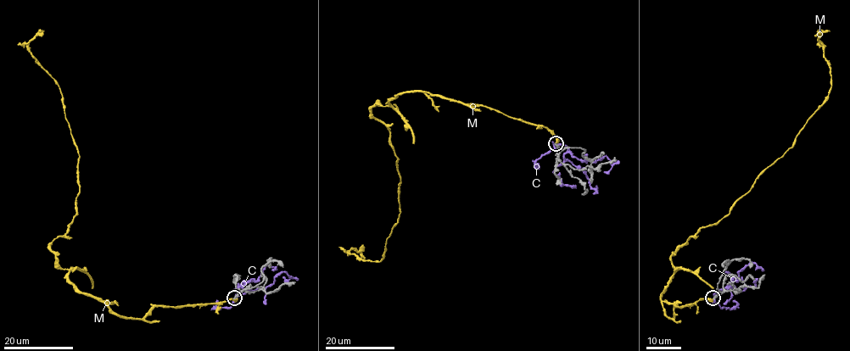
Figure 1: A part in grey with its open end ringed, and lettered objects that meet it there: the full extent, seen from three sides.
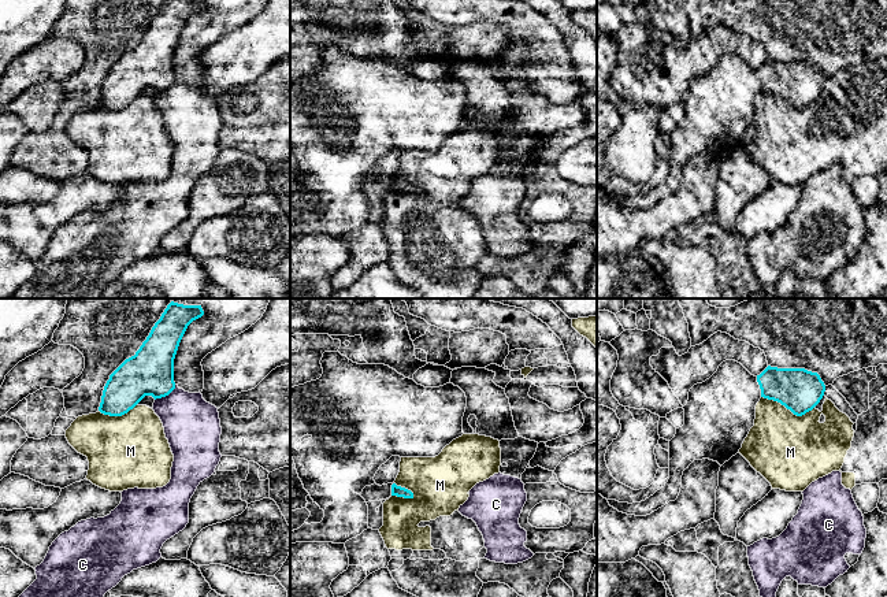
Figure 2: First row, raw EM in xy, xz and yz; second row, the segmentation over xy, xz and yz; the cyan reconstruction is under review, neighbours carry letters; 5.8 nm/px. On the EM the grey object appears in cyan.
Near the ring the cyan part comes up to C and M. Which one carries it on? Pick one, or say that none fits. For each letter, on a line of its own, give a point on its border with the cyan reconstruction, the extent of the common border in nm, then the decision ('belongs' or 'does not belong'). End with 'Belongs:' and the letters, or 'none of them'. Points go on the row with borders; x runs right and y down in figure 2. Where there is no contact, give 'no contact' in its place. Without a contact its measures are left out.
C: xy (166, 395) | 160 nm | does not belong
M: yz (787, 408) | 320 nm | does not belong
Belongs: none of them

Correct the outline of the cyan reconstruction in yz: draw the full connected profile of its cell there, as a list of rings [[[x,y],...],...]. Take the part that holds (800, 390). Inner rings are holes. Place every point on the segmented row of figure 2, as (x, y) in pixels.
[[[735,360],[723,361],[709,379],[689,392],[683,407],[684,424],[669,441],[669,479],[665,486],[645,501],[608,500],[609,505],[627,515],[650,515],[678,498],[683,471],[694,460],[709,459],[723,466],[739,452],[754,426],[761,397],[802,416],[820,403],[824,392],[820,375],[805,368],[768,366],[754,377]]]

